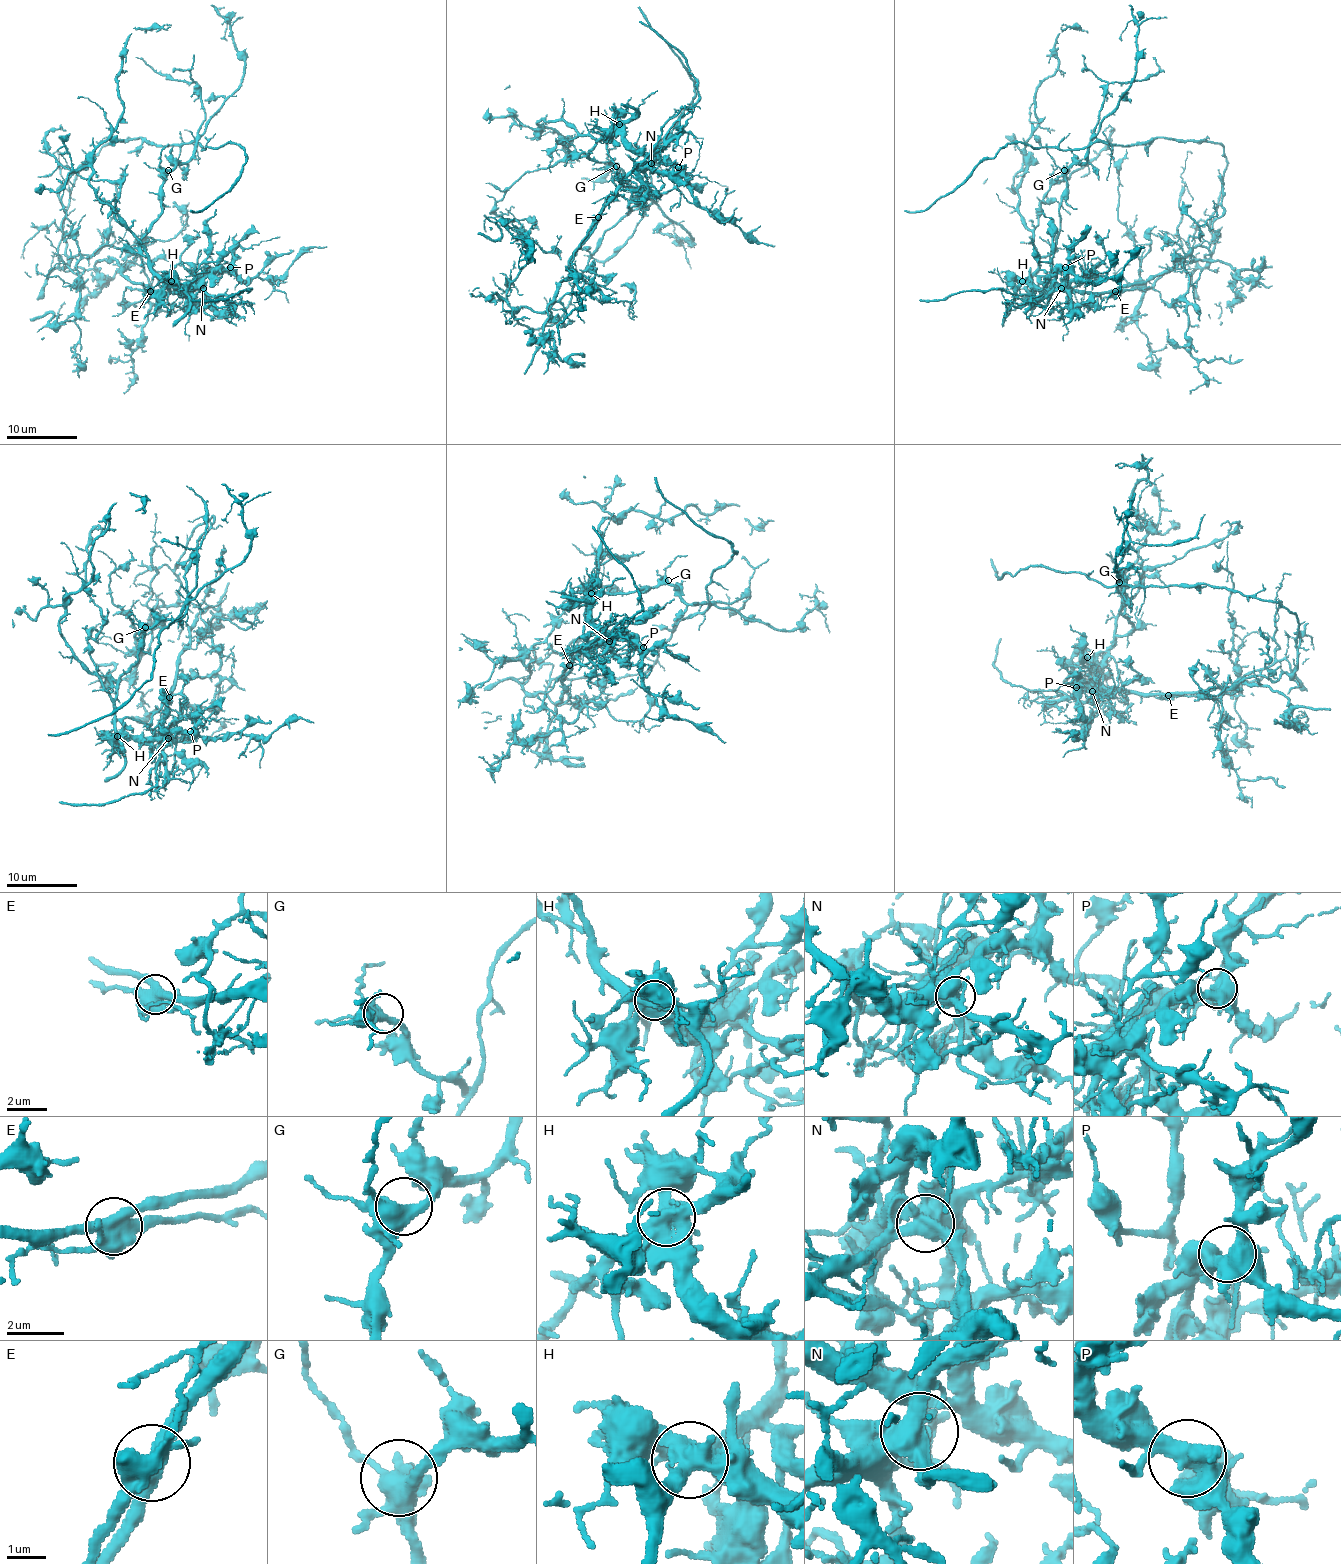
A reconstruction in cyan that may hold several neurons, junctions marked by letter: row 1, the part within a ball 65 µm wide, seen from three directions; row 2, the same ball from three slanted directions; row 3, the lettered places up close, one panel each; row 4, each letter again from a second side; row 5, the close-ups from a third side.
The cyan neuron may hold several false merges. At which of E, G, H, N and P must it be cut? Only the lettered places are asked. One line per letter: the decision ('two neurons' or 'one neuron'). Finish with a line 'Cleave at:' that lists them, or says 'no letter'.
E: two neurons
G: one neuron
H: two neurons
N: two neurons
P: one neuron
Cleave at: E, H, N

